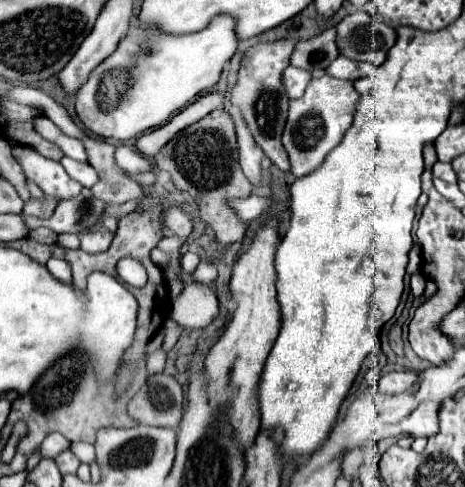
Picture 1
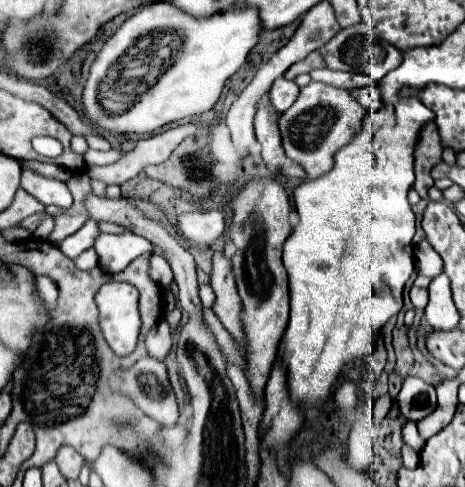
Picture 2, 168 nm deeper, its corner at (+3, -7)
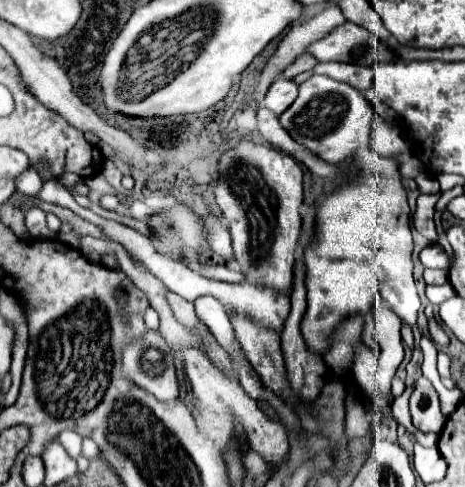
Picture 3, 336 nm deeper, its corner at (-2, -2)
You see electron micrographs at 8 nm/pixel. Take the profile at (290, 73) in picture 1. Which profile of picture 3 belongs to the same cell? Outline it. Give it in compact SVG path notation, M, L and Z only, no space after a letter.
M276 79L266 97L264 97L264 103L270 111L274 111L278 117L290 107L290 103L296 99L298 95L298 85L294 81L286 81L286 79Z

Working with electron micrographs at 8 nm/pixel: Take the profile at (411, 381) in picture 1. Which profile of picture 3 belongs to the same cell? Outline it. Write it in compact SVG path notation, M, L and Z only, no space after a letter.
M424 377L416 381L416 389L410 397L410 415L414 427L422 433L440 433L446 423L446 417L440 411L438 393Z

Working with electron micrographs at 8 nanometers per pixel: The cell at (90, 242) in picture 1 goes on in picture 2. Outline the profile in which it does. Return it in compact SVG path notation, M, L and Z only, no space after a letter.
M89 248L89 250L85 250L83 254L79 254L79 256L75 258L75 264L77 264L77 268L81 268L81 270L91 270L91 268L95 268L95 266L99 264L99 256L97 256L95 248Z

